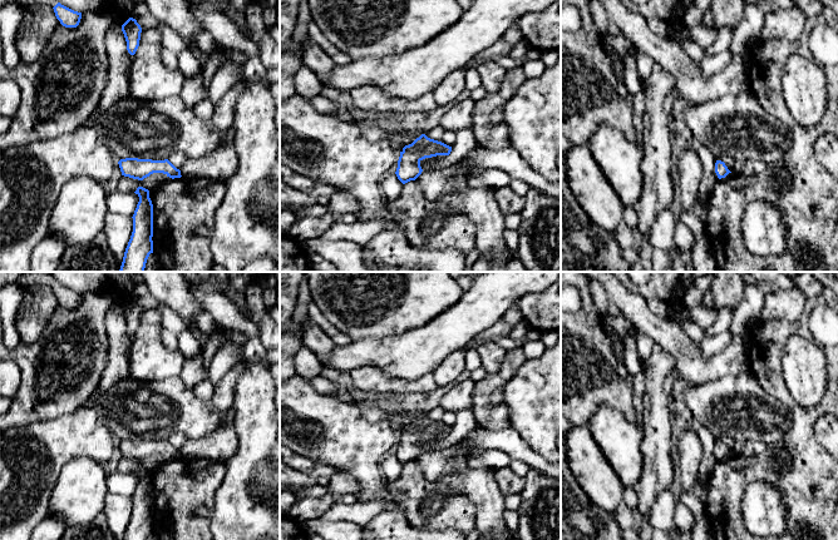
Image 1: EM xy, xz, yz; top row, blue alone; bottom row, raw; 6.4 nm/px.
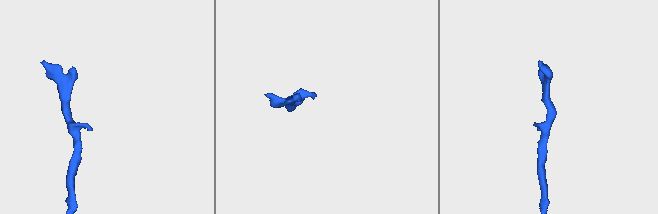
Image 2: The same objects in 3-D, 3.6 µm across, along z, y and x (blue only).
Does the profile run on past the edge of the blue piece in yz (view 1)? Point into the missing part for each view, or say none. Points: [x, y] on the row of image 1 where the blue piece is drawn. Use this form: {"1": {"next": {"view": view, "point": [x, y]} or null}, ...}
{"1": {"next": null}}

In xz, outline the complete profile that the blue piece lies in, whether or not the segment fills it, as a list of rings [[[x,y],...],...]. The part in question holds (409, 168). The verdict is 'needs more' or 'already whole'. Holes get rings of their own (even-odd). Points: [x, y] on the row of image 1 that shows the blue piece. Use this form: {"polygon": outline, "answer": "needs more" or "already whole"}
{"polygon": [[[422,134],[400,152],[395,174],[403,184],[415,180],[423,172],[420,167],[423,159],[449,155],[450,152],[452,147]]], "answer": "already whole"}

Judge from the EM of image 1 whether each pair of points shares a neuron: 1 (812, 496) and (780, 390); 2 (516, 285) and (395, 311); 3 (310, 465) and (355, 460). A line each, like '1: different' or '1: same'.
1: same
2: different
3: different

